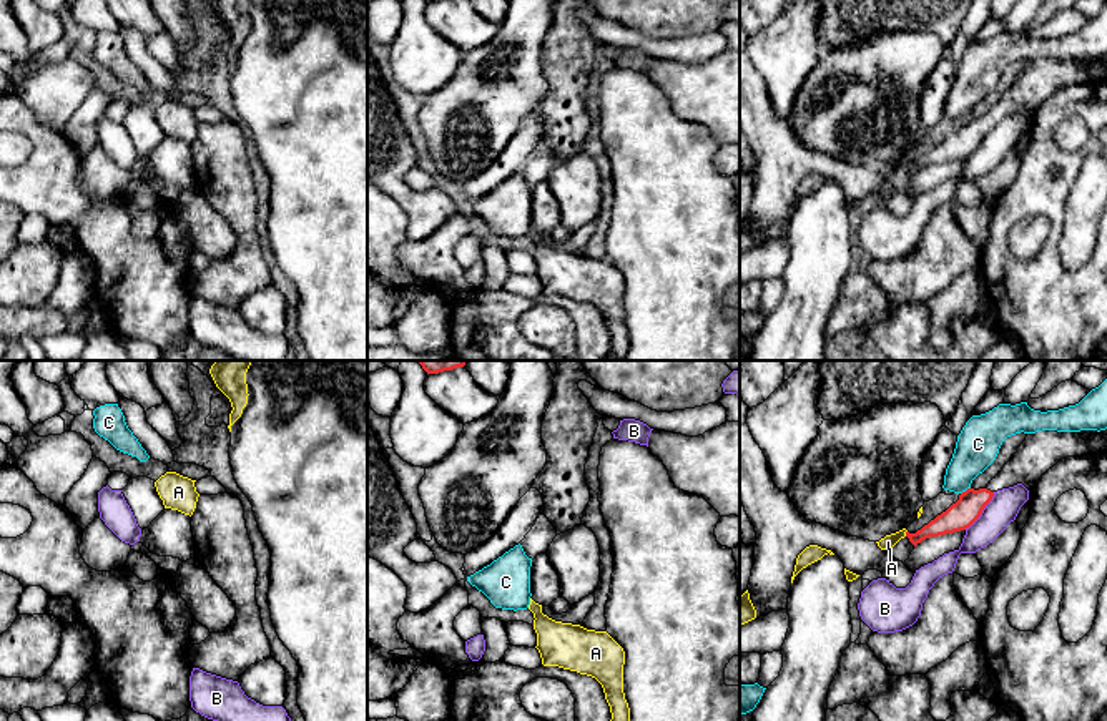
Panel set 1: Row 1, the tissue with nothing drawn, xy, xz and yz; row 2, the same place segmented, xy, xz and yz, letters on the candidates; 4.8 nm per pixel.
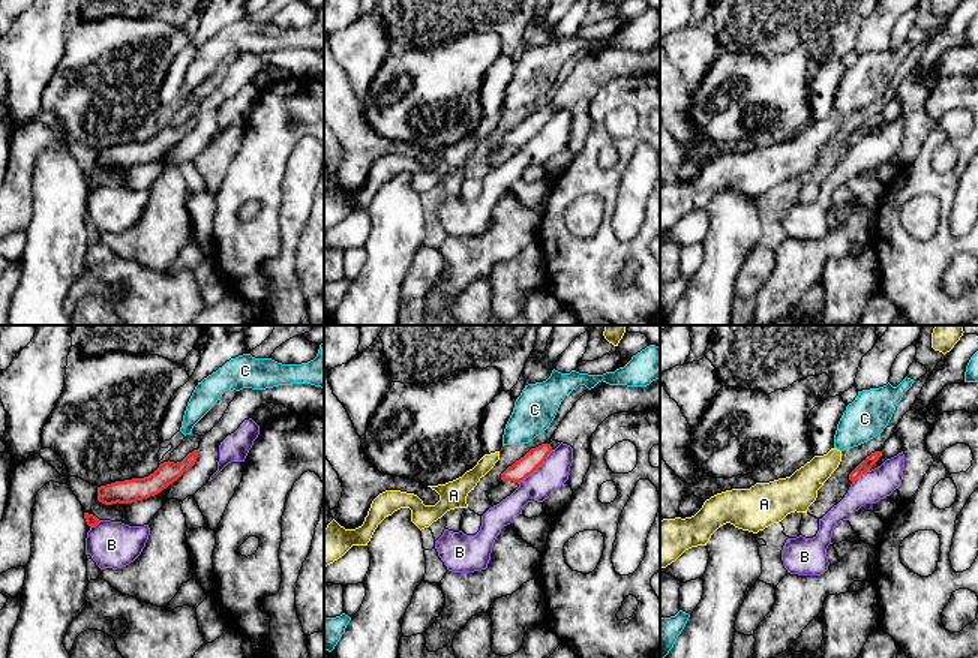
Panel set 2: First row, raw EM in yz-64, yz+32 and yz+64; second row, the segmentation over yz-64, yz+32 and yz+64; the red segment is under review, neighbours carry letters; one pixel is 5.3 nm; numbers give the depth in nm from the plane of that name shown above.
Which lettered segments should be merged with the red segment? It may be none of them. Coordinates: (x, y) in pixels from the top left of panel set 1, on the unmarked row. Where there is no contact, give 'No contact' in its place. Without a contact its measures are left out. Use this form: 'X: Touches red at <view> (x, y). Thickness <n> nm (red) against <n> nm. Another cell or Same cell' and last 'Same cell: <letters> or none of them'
A: Touches red at yz (906, 161). Thickness 120 nm (red) against 70 nm. Another cell
B: Touches red at yz (981, 140). Thickness 140 nm (red) against 150 nm. Another cell
C: Touches red at yz (966, 118). Thickness 140 nm (red) against 200 nm. Another cell
Same cell: none of them

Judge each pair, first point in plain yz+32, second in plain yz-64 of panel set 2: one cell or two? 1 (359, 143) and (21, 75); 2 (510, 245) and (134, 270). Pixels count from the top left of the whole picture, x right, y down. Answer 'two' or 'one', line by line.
1: two
2: two

